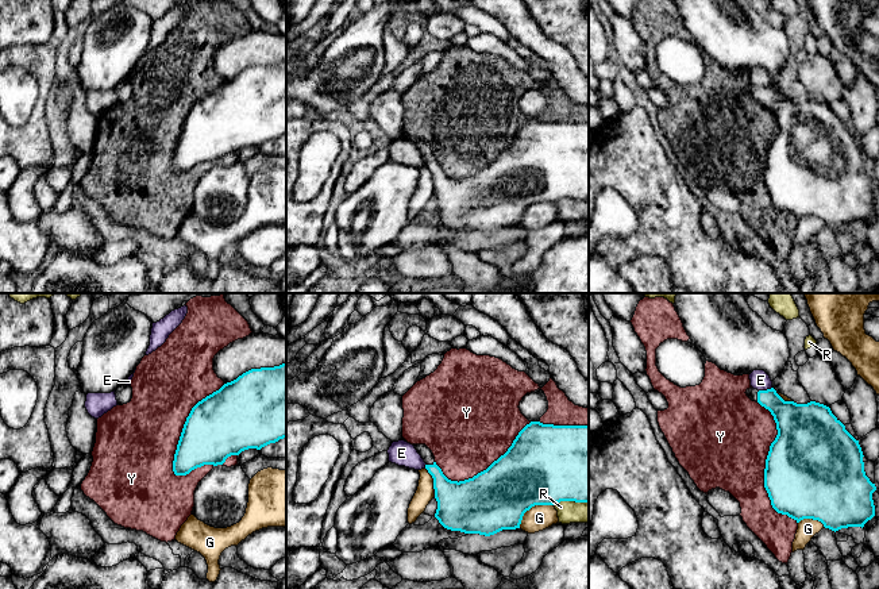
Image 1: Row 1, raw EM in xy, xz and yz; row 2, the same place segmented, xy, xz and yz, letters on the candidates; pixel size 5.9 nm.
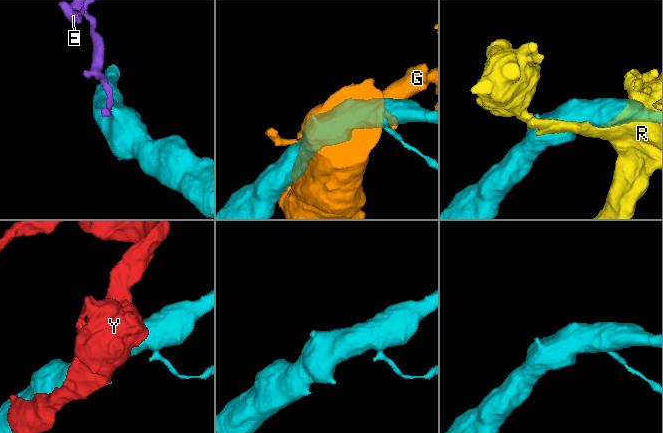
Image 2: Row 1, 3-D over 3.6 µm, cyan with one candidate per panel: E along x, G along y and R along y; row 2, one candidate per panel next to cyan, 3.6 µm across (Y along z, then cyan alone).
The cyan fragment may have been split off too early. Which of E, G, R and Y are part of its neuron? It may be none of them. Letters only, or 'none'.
none

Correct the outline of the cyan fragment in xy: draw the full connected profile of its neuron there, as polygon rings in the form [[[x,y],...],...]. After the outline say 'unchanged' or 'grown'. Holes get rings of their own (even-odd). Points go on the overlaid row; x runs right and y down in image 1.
[[[286,362],[251,369],[198,401],[184,424],[173,461],[176,476],[204,465],[223,465],[231,455],[286,438]]] | unchanged

